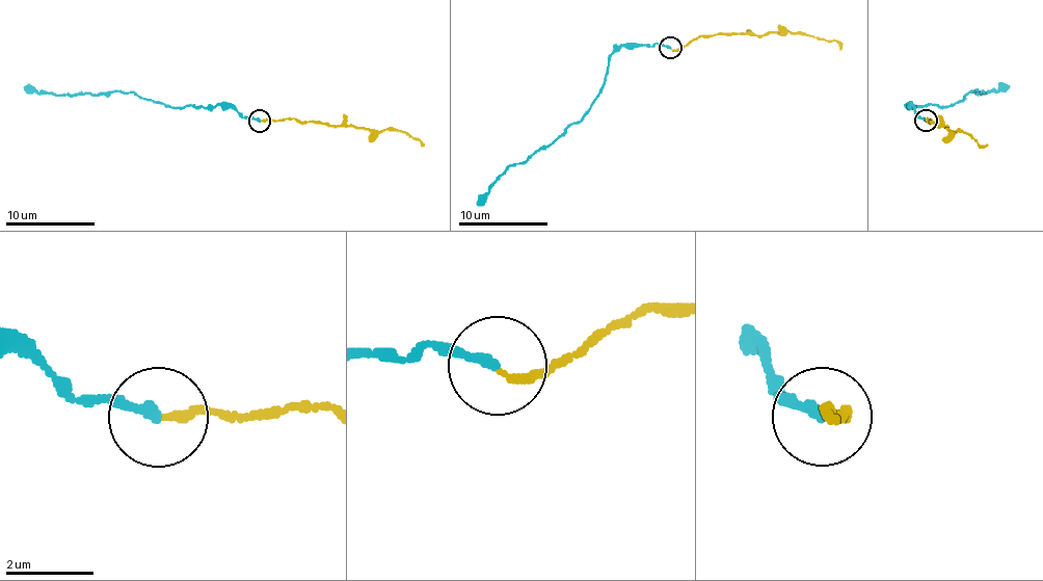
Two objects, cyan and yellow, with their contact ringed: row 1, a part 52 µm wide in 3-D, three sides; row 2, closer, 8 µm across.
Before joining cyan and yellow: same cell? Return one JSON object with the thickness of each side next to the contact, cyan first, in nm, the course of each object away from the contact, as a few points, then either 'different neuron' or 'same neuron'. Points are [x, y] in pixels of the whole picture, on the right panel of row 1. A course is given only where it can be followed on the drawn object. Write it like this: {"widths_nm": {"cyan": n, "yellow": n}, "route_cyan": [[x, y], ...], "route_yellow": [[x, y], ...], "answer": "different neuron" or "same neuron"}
{"widths_nm": {"cyan": 200, "yellow": 170}, "route_cyan": [[926, 120], [916, 117], [908, 104], [959, 103], [977, 89], [981, 94], [1001, 90], [1006, 84]], "route_yellow": [[926, 120], [948, 125], [947, 130], [967, 132], [978, 143], [988, 143]], "answer": "same neuron"}

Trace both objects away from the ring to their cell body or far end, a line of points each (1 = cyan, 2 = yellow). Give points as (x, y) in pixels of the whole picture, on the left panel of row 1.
1: (259, 120), (245, 117), (231, 107), (161, 104), (117, 90), (71, 95), (32, 93), (24, 86)
2: (259, 120), (292, 117), (303, 123), (405, 131), (421, 141)

